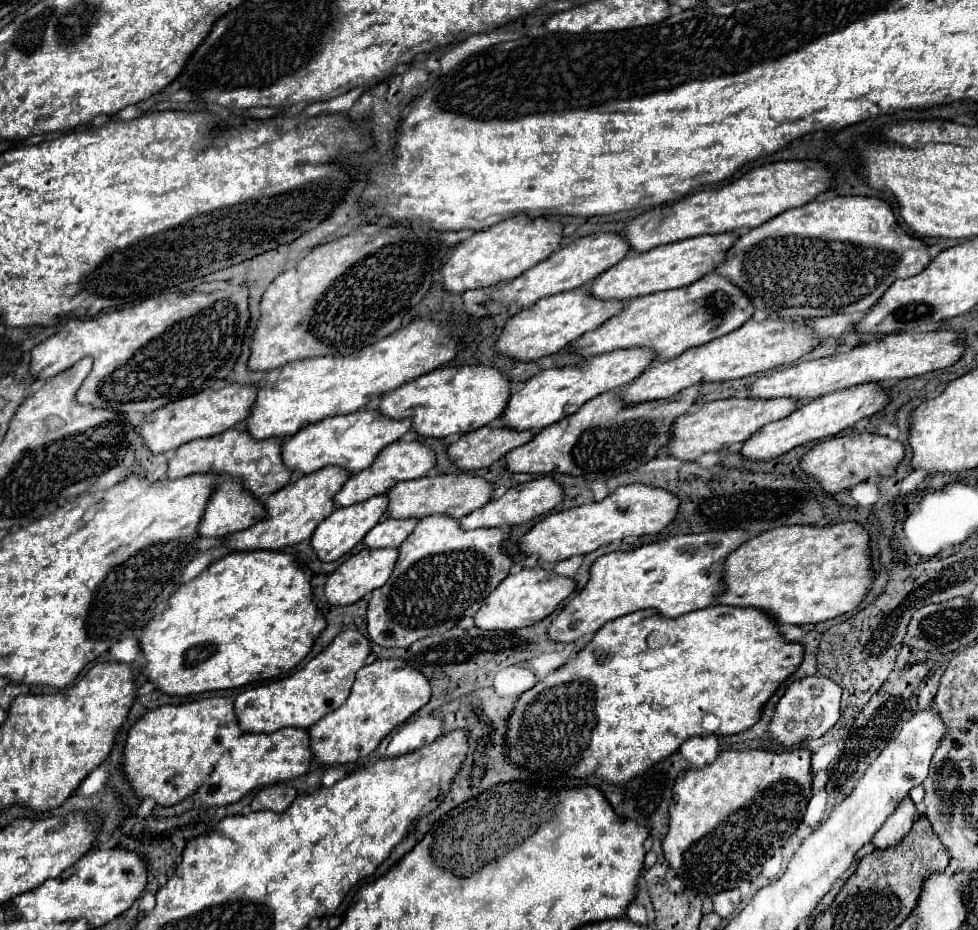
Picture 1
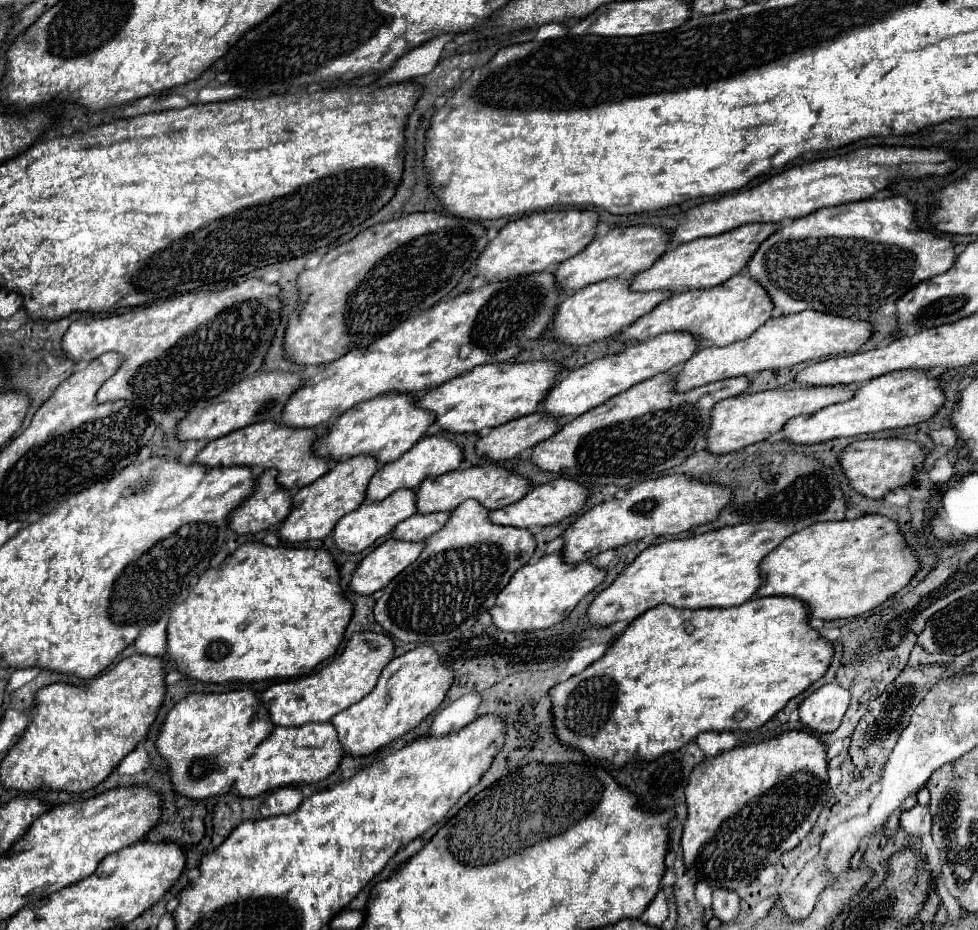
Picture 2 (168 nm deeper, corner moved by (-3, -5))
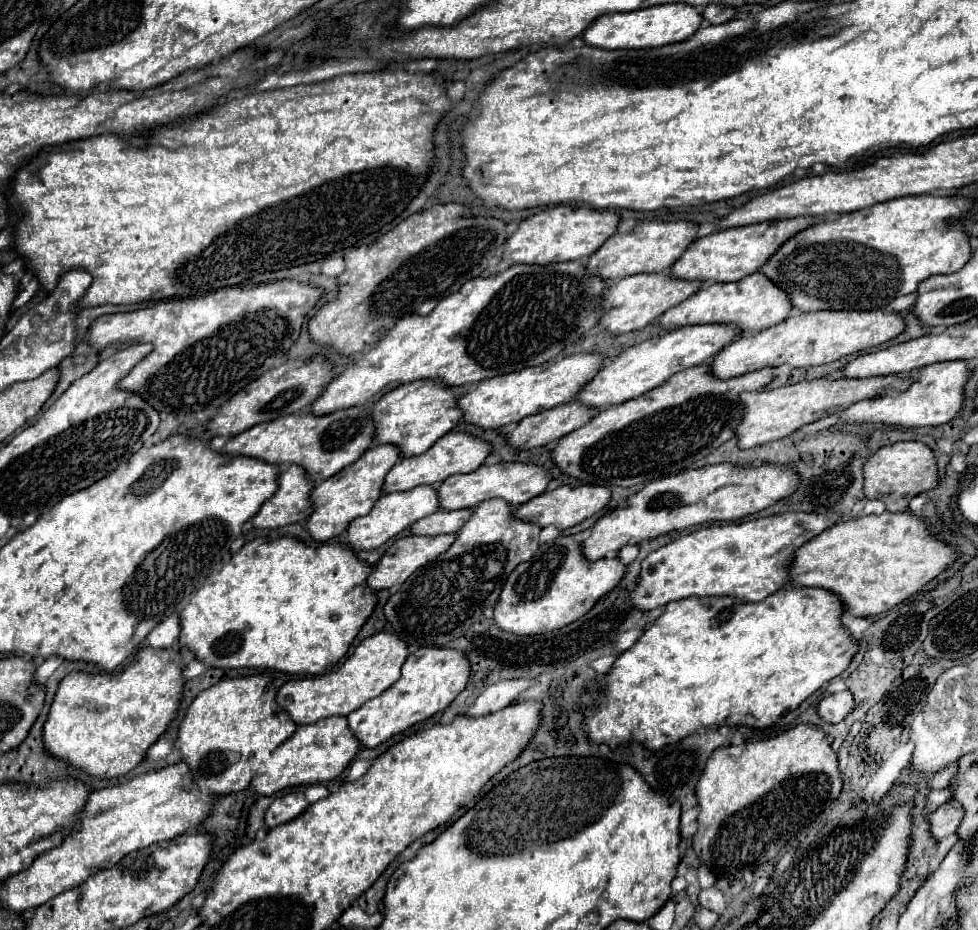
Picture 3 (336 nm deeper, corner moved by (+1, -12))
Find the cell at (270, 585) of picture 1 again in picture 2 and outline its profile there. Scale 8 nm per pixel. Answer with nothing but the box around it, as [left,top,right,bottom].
[168,541,352,683]

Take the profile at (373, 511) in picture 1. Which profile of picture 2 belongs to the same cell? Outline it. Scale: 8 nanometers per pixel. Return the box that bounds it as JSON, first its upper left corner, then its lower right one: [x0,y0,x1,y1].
[334,489,416,553]

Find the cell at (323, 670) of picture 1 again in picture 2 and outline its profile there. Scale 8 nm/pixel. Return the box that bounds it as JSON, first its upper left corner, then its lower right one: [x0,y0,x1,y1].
[262,631,394,727]

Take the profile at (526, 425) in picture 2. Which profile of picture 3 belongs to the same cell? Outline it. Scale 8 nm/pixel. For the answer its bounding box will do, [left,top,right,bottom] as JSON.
[506,402,592,450]

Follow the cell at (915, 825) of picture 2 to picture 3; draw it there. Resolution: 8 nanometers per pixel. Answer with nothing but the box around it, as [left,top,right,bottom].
[928,802,962,840]

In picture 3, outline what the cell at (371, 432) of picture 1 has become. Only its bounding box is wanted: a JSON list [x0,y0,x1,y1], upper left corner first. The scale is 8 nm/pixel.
[372,380,462,458]

